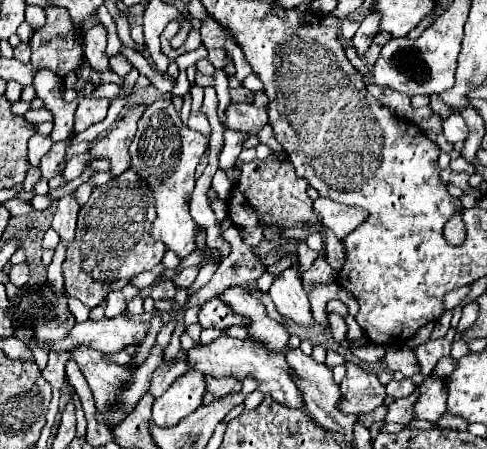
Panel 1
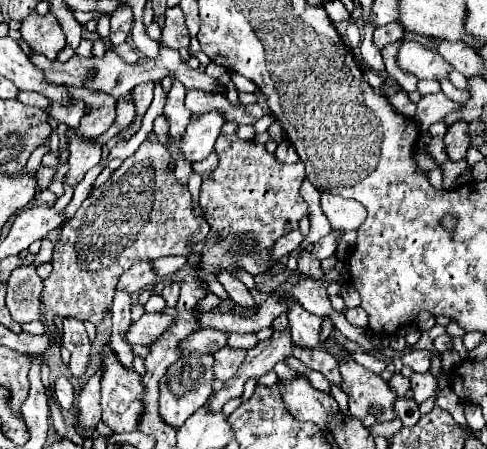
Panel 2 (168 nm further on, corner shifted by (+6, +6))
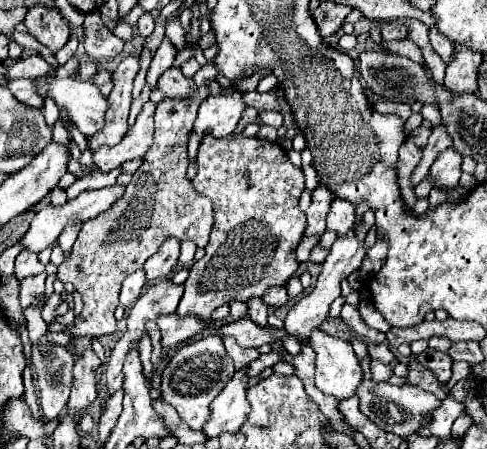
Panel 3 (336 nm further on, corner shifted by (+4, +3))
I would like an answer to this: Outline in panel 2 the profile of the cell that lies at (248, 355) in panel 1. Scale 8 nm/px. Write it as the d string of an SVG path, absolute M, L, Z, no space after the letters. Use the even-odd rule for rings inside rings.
M299 375L289 381L279 381L279 393L285 401L285 407L289 409L289 413L293 413L295 419L313 421L321 427L323 433L329 431L327 413L339 407L329 393L315 389L305 375Z

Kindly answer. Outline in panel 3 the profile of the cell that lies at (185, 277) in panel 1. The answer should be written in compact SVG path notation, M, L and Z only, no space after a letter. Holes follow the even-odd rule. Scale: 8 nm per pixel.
M165 278L165 280L159 280L159 282L149 284L149 286L143 290L143 294L137 298L137 302L133 304L133 308L131 308L131 312L129 312L129 316L127 316L127 330L125 330L125 334L121 336L121 340L115 344L115 348L113 348L113 352L111 352L111 360L109 360L107 368L105 368L105 378L107 378L105 382L107 382L109 394L113 394L115 390L119 390L119 388L123 386L123 360L127 358L127 352L131 352L131 348L139 350L139 340L141 340L143 334L147 334L145 322L147 322L147 320L157 320L157 318L163 316L163 314L175 314L181 296L183 296L183 284L175 284L173 280Z

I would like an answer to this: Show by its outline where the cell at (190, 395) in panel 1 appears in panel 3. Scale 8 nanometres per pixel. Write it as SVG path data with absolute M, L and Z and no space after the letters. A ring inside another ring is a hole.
M211 334L207 338L195 340L191 344L183 344L169 360L161 374L161 398L177 408L183 422L189 424L193 430L201 430L207 422L207 416L211 414L211 400L225 388L227 380L235 374L233 360L227 356L223 348L223 340L217 334Z

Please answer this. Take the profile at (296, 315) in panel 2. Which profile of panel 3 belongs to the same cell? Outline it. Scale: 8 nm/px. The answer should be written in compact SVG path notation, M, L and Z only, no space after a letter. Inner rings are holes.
M313 330L311 348L317 354L315 360L315 384L321 392L347 398L355 396L357 386L363 380L363 368L347 340L329 336L321 330Z

